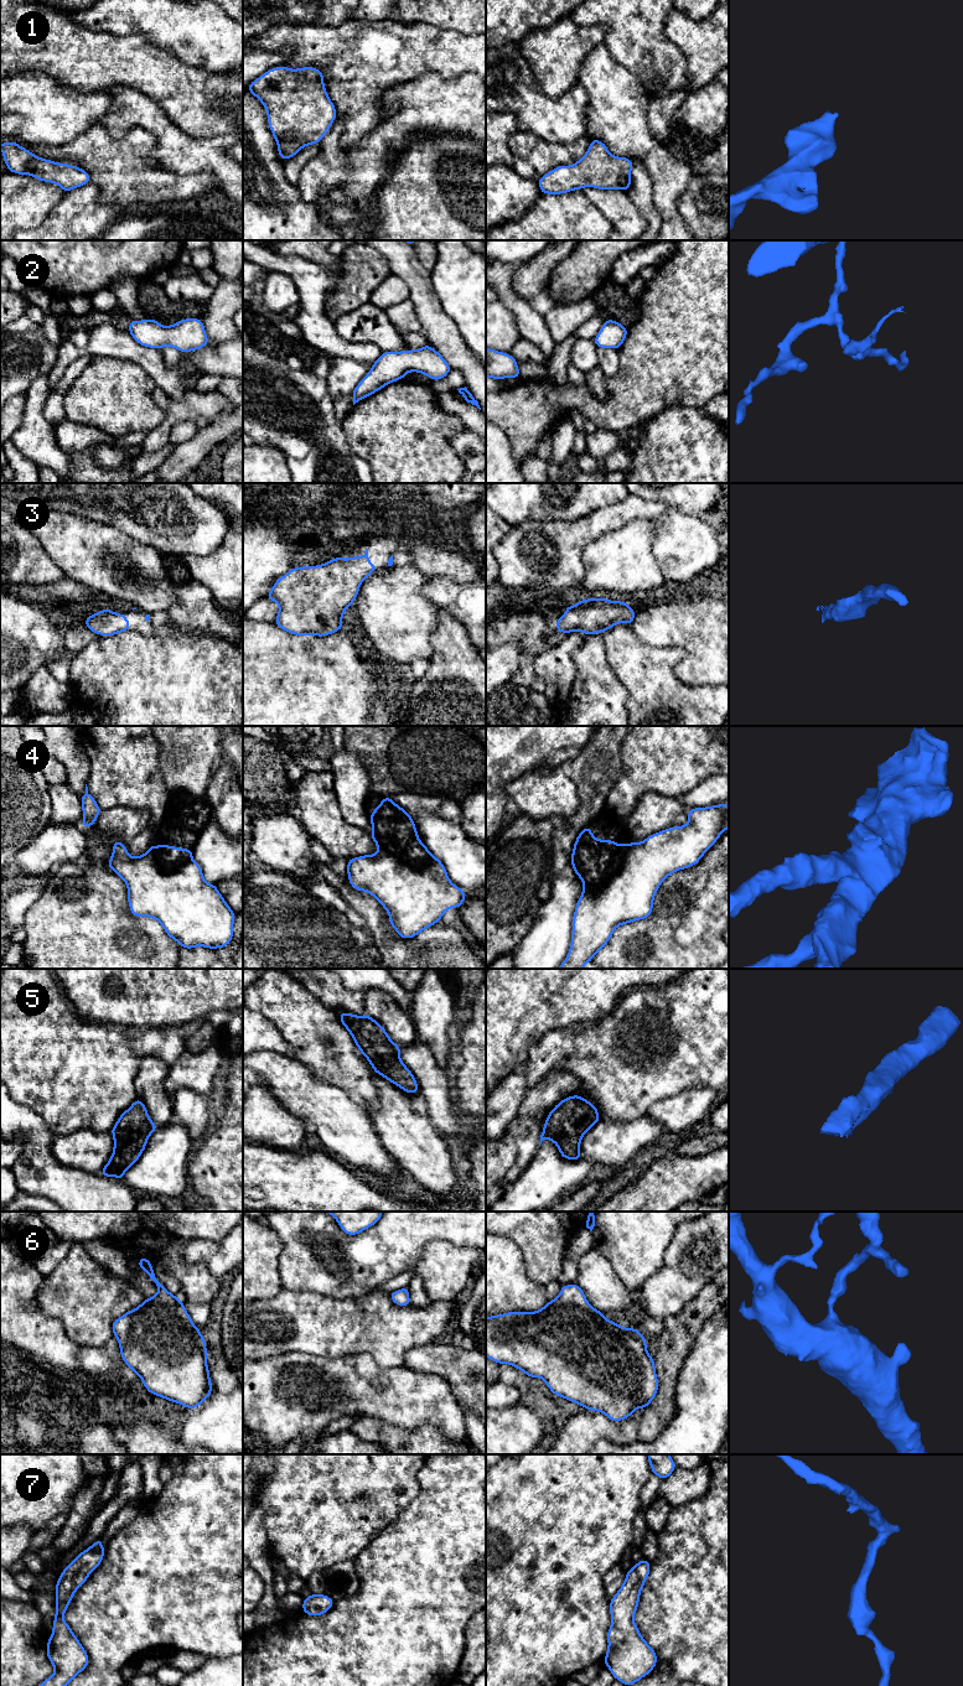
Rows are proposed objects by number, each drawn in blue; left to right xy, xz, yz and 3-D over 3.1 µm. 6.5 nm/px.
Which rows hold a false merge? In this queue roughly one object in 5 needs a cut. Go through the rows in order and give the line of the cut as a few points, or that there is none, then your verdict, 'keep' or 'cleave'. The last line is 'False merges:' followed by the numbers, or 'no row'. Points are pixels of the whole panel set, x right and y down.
1: cut none; keep
2: cut none; keep
3: cut none; keep
4: cut xz (381, 840), (394, 835), (404, 849), (405, 861), (425, 867); cleave
5: cut none; keep
6: cut none; keep
7: cut none; keep
False merges: 4

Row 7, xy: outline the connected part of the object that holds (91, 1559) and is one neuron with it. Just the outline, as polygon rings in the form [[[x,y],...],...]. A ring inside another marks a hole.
[[[99,1537],[67,1565],[58,1577],[56,1583],[56,1614],[52,1635],[47,1640],[46,1648],[55,1674],[38,1686],[67,1686],[76,1675],[88,1666],[88,1654],[64,1622],[63,1615],[76,1591],[88,1579],[90,1572],[99,1567],[103,1557],[104,1546]]]

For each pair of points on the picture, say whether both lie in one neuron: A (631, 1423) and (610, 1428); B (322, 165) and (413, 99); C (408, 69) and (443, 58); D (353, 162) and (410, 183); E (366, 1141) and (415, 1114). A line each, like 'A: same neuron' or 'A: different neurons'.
A: same neuron
B: same neuron
C: same neuron
D: different neurons
E: different neurons

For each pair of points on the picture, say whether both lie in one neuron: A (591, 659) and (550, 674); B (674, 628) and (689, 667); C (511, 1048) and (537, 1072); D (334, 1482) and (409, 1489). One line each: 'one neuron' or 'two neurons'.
A: two neurons
B: one neuron
C: two neurons
D: one neuron

